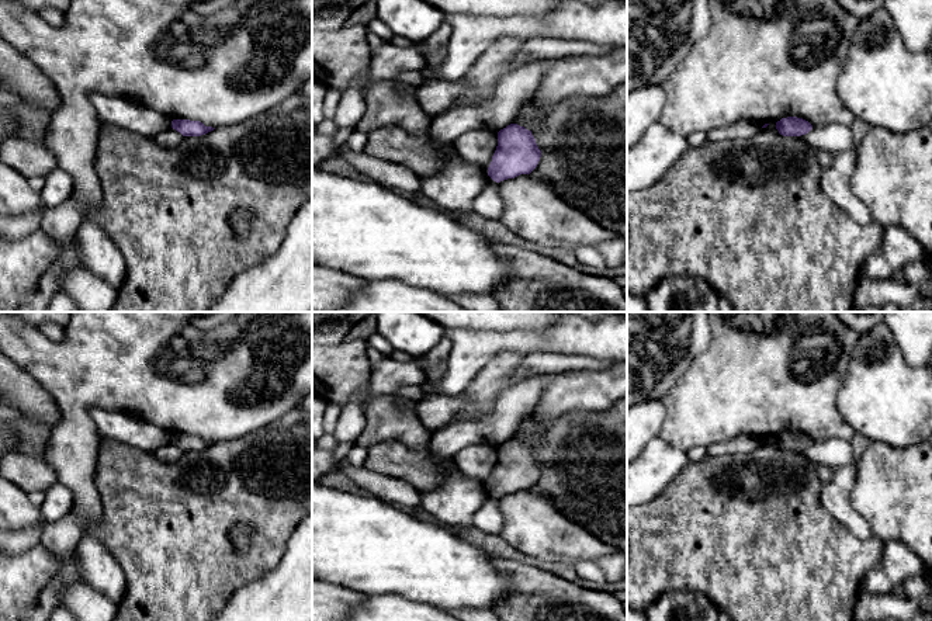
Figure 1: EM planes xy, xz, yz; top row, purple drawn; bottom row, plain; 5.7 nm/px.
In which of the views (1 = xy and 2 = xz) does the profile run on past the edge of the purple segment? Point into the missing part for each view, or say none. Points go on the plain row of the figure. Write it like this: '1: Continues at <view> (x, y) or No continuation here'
1: No continuation here
2: No continuation here

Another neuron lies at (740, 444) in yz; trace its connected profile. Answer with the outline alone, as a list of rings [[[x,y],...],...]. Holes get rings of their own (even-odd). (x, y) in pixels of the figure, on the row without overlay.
[[[741,434],[725,441],[710,444],[707,447],[707,452],[711,457],[723,457],[731,454],[749,454],[762,444],[763,444],[762,440],[753,436]]]

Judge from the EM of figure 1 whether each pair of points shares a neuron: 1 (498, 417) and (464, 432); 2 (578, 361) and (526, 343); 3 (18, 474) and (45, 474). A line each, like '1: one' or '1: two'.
1: one
2: two
3: one

